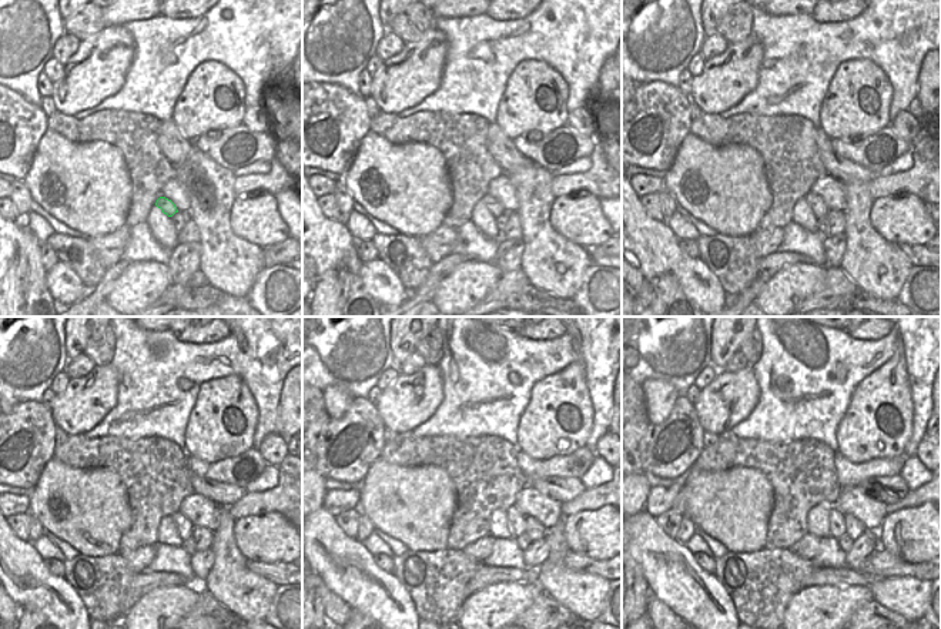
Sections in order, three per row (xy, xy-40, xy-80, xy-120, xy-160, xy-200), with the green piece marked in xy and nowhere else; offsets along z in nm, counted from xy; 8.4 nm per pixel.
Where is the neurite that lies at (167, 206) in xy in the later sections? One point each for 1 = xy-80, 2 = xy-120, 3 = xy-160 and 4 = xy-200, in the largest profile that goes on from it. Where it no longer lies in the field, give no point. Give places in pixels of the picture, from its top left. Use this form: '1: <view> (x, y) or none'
1: xy-80 (816, 203)
2: xy-120 (183, 524)
3: xy-160 (516, 521)
4: xy-200 (837, 519)

